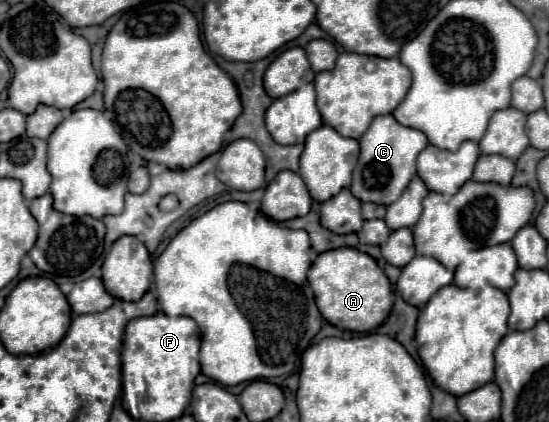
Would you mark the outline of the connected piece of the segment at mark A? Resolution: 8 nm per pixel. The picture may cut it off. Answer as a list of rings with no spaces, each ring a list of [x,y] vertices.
[[[335,248],[321,252],[309,268],[307,280],[313,288],[321,316],[341,330],[371,332],[389,316],[393,306],[393,288],[389,278],[369,254],[359,252],[357,248]]]

